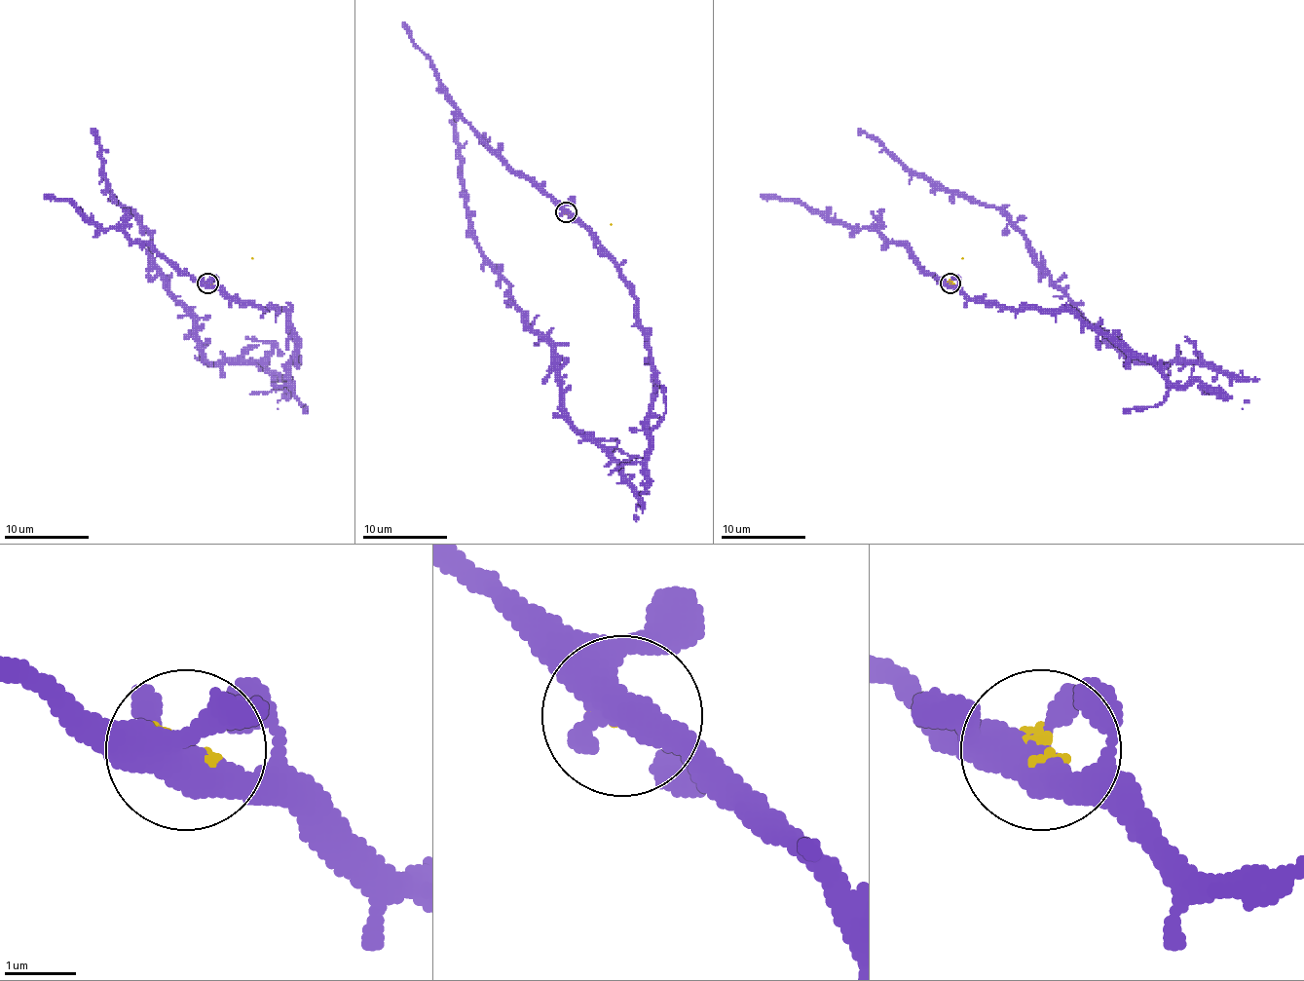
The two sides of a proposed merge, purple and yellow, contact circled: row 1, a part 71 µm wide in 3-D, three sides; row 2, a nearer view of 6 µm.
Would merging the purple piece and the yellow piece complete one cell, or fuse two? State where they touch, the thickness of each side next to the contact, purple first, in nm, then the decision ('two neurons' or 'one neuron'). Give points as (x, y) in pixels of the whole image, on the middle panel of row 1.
place (566, 211); calibres 440 and 110 nm; two neurons

